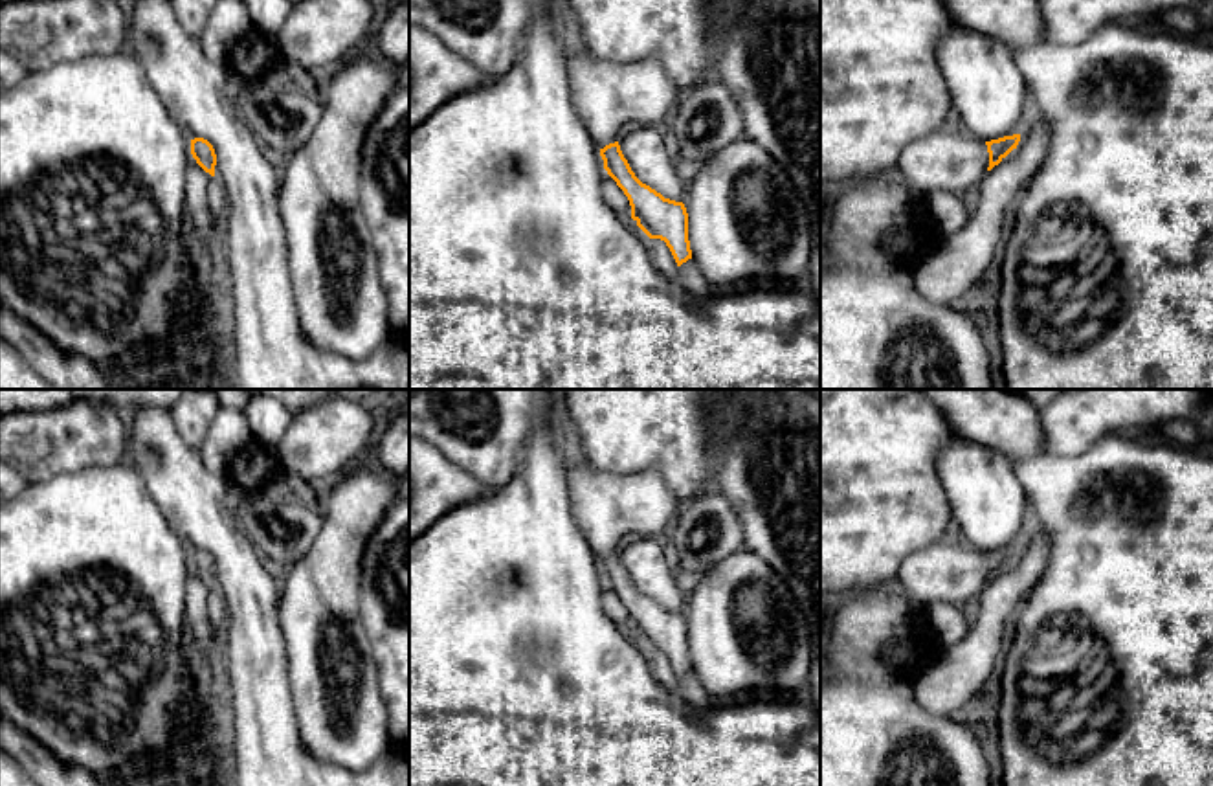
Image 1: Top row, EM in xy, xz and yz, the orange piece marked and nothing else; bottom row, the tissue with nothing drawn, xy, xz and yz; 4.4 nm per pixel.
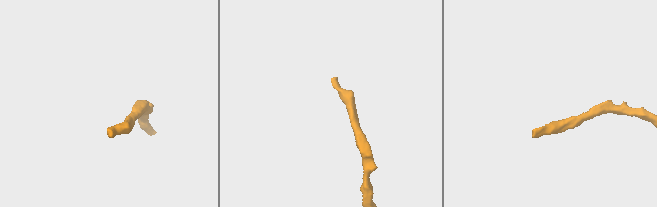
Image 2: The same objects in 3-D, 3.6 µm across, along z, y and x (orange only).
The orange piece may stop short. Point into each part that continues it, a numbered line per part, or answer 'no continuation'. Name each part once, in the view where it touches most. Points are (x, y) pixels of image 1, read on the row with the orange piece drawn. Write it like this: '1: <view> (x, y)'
1: yz (949, 160)

